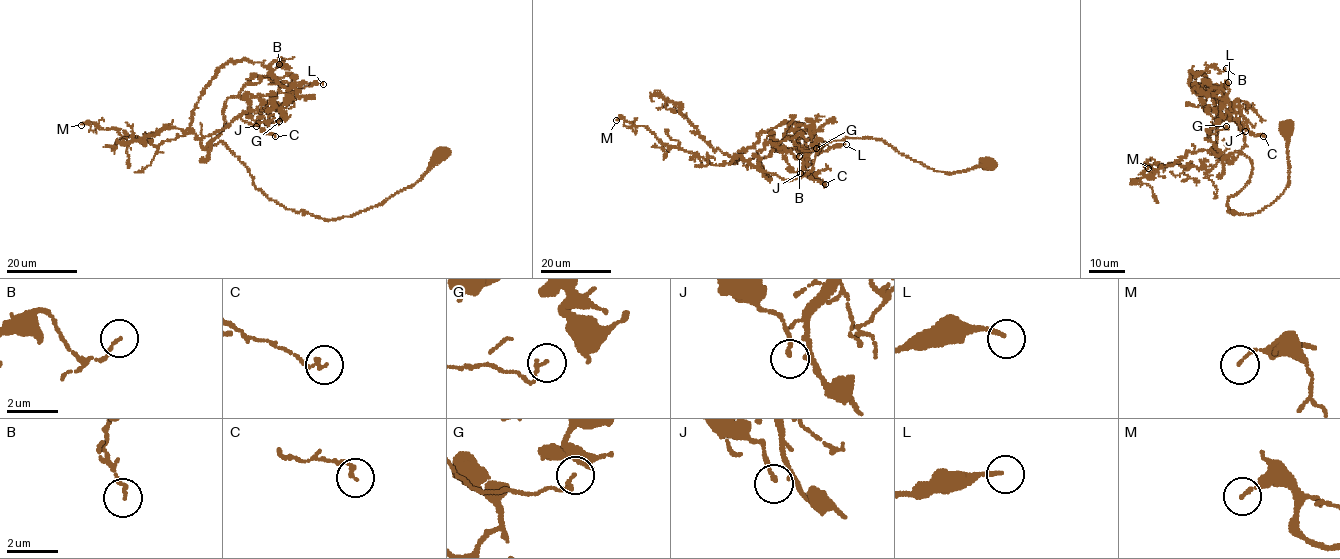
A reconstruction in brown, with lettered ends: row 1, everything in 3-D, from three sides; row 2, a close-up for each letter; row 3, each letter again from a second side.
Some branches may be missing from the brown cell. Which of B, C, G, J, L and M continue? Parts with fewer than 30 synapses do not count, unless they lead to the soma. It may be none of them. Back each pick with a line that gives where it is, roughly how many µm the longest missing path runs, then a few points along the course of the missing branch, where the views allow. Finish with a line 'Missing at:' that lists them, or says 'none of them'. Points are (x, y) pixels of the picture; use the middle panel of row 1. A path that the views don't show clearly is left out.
Missing at: none of them

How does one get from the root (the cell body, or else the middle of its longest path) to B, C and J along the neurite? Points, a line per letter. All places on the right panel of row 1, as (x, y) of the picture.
B: (1286, 127), (1284, 192), (1258, 212), (1228, 212), (1252, 163), (1215, 153), (1212, 91), (1190, 72), (1226, 68)
C: (1286, 127), (1284, 192), (1228, 212), (1252, 163), (1226, 160), (1209, 131), (1241, 113), (1263, 136)
J: (1286, 127), (1286, 188), (1246, 215), (1227, 204), (1252, 172), (1228, 155), (1244, 134), (1213, 109), (1245, 131)

